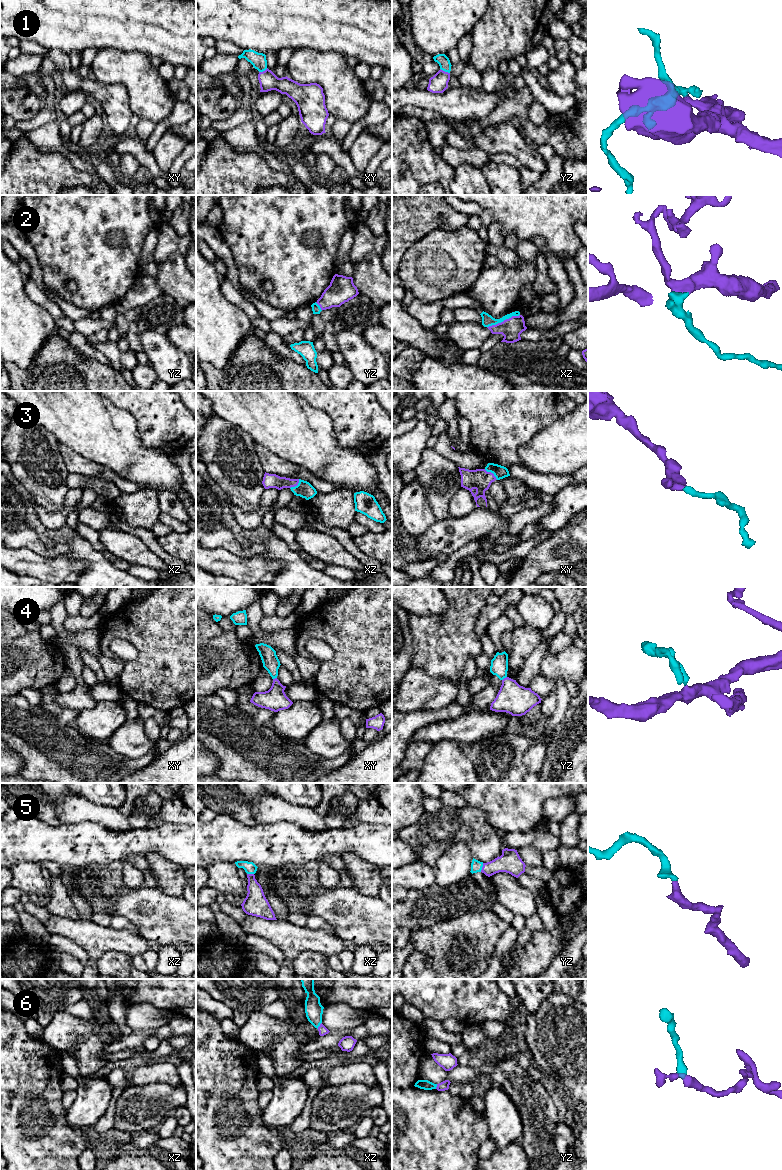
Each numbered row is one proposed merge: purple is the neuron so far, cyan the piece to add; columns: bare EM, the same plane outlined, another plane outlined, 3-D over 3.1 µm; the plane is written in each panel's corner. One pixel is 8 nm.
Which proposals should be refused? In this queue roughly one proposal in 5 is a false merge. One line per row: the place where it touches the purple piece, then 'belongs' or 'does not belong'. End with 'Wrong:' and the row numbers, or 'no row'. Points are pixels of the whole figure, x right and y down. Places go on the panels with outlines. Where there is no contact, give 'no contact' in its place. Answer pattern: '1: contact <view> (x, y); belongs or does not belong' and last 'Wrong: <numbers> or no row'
1: contact yz (444, 71); belongs
2: contact xz (504, 320); belongs
3: contact xy (490, 472); belongs
4: contact yz (504, 678); belongs
5: contact yz (482, 867); belongs
6: contact xz (320, 1025); belongs
Wrong: no row

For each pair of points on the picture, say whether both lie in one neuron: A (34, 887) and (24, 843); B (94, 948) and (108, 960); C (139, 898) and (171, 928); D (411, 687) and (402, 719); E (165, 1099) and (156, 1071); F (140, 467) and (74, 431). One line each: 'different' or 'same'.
A: different
B: different
C: same
D: different
E: different
F: same

